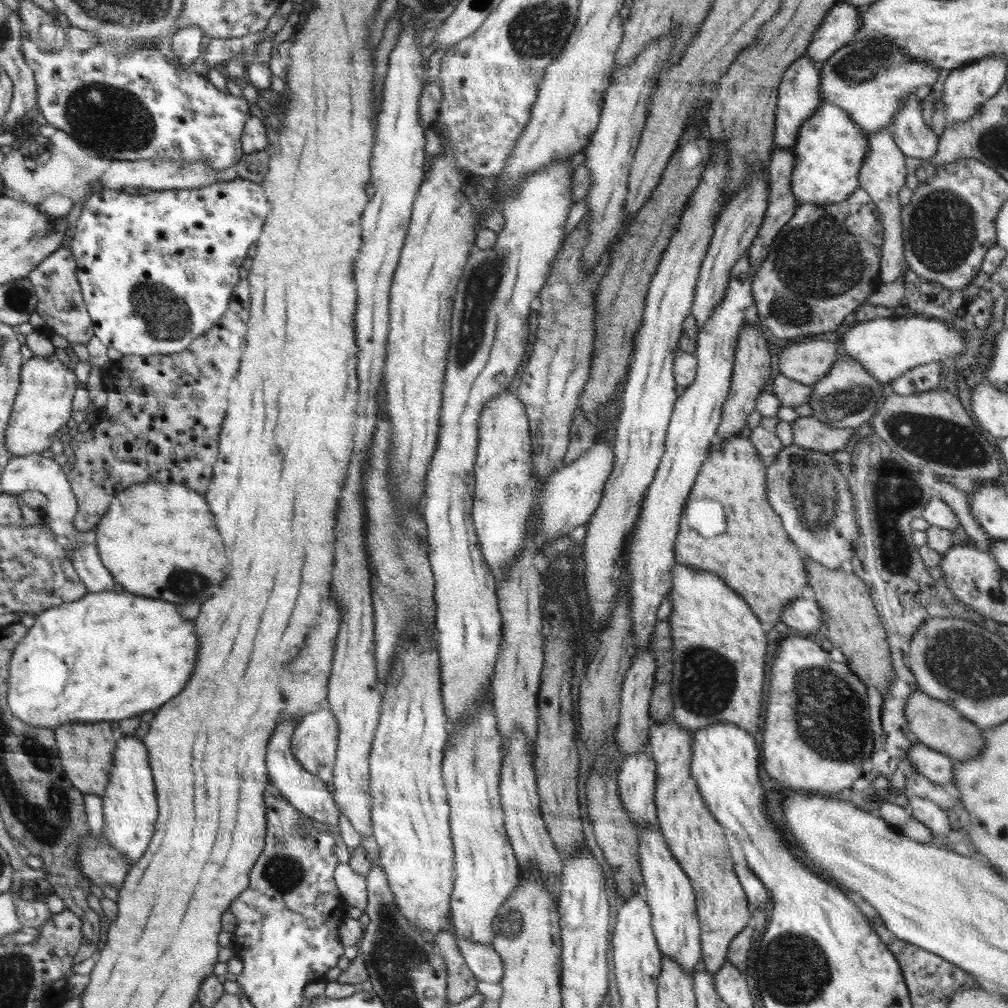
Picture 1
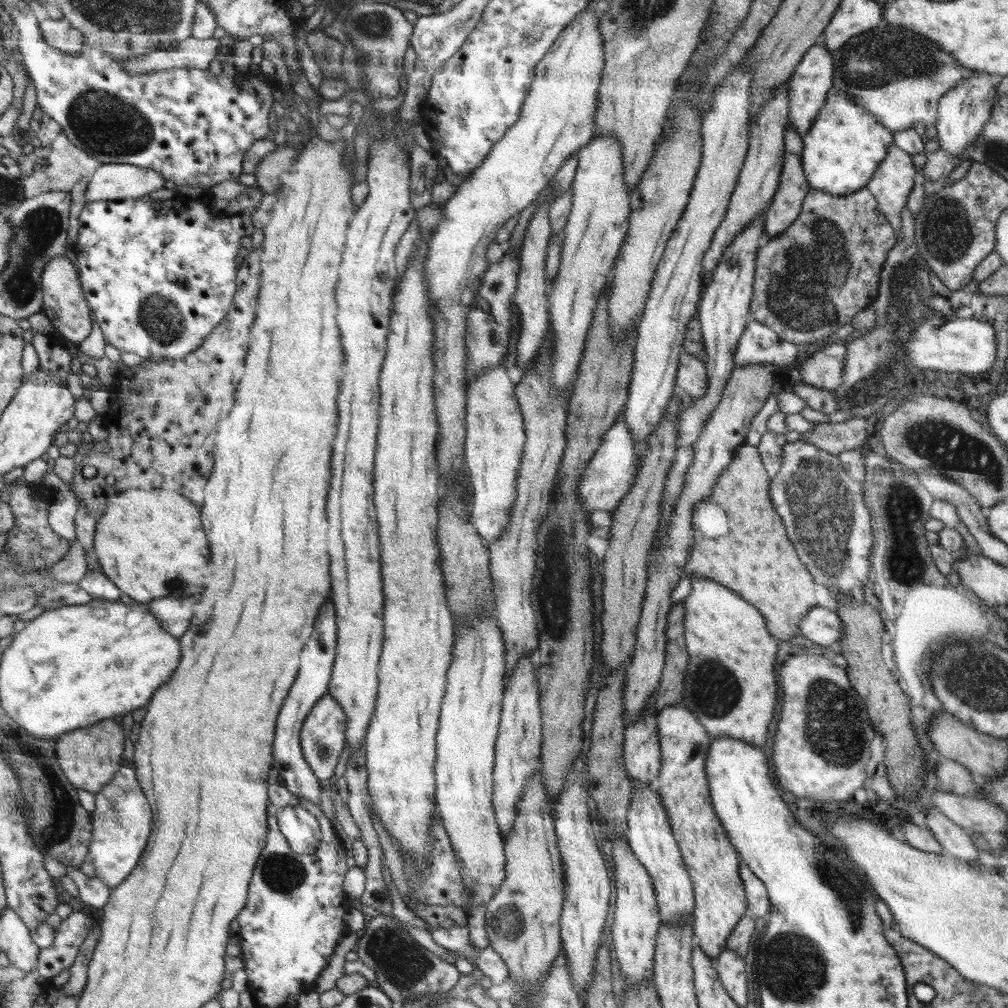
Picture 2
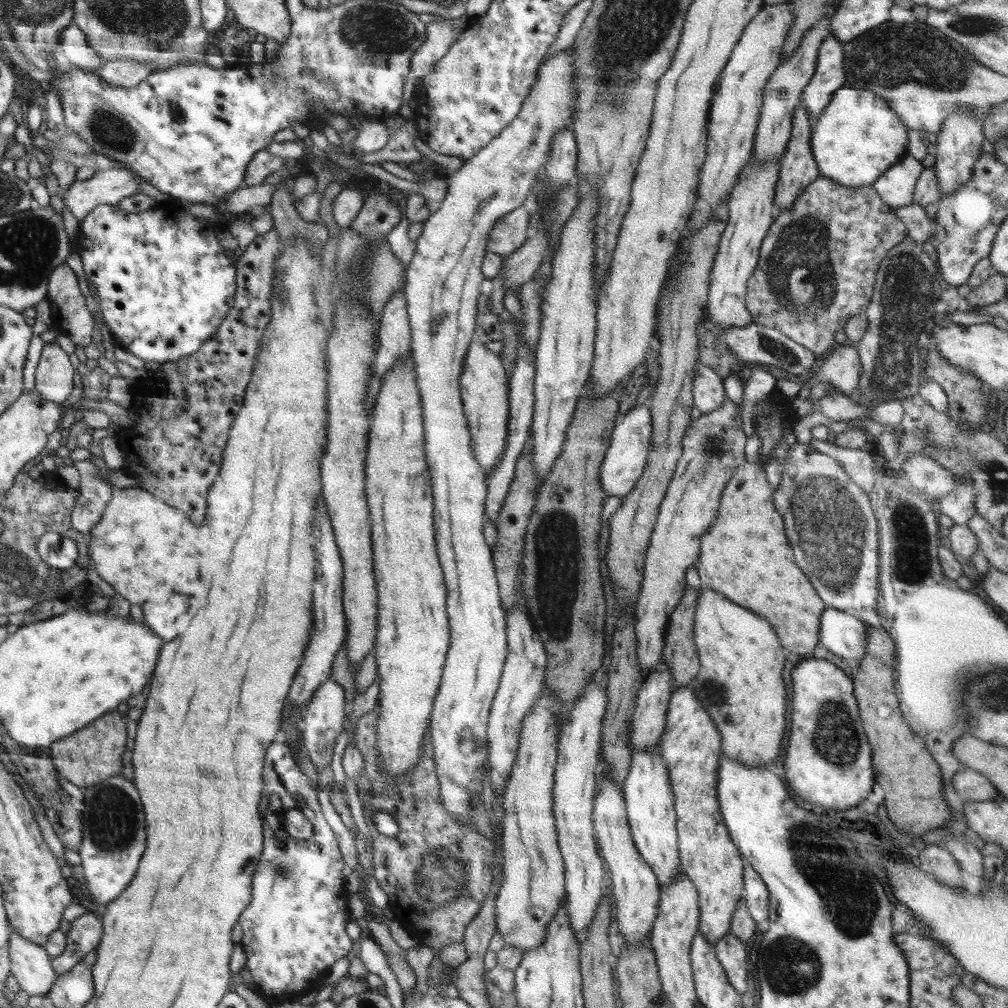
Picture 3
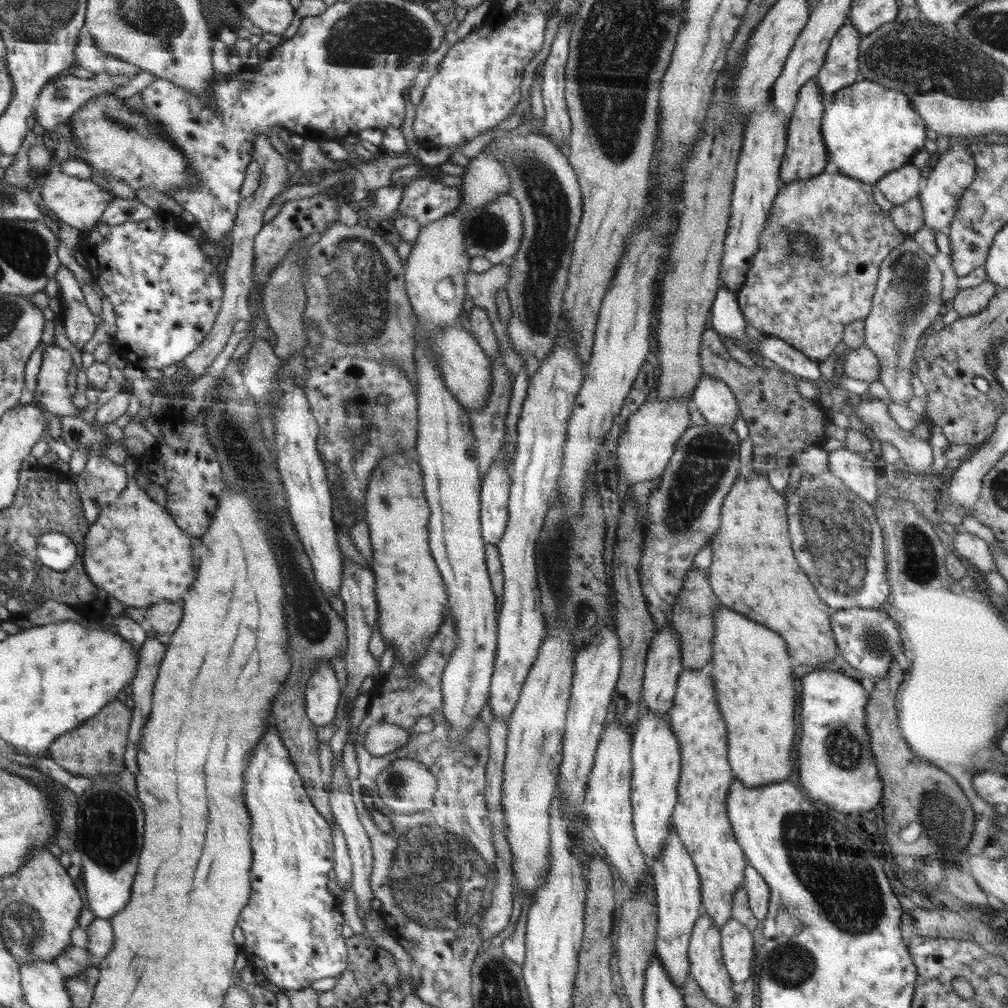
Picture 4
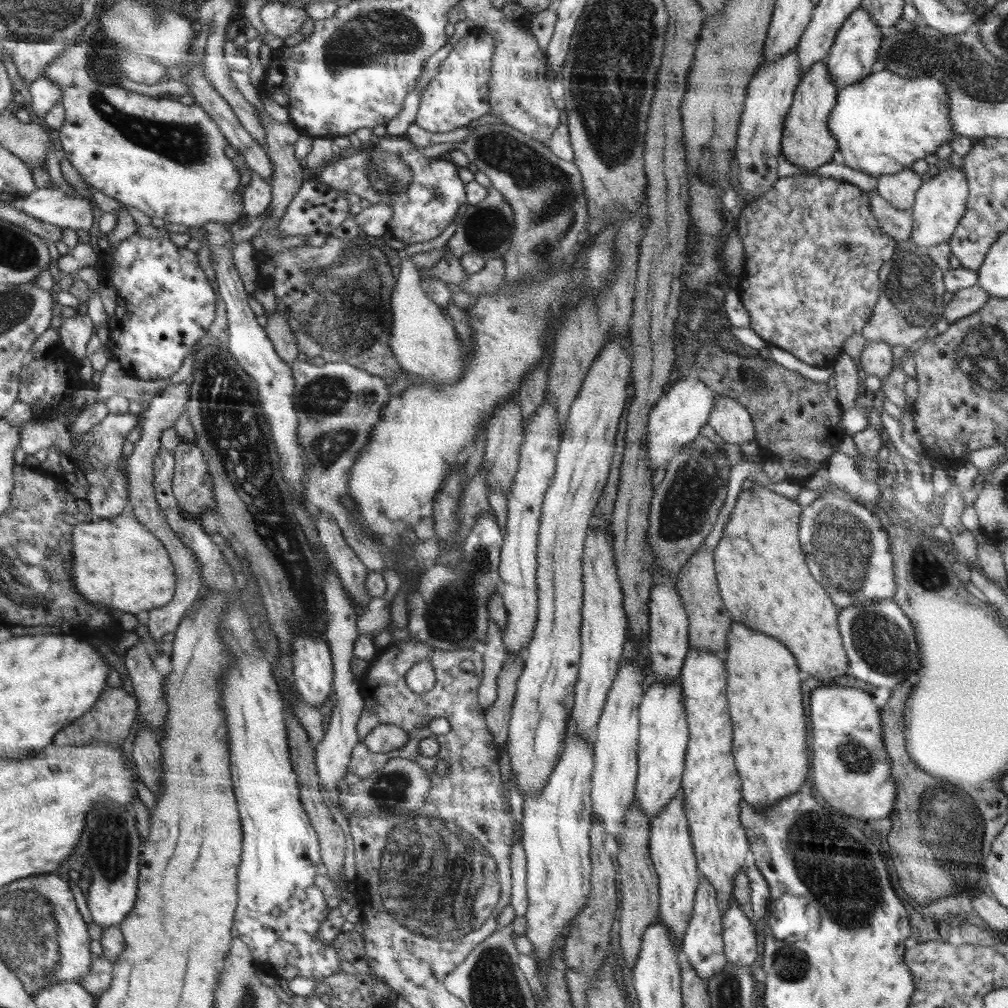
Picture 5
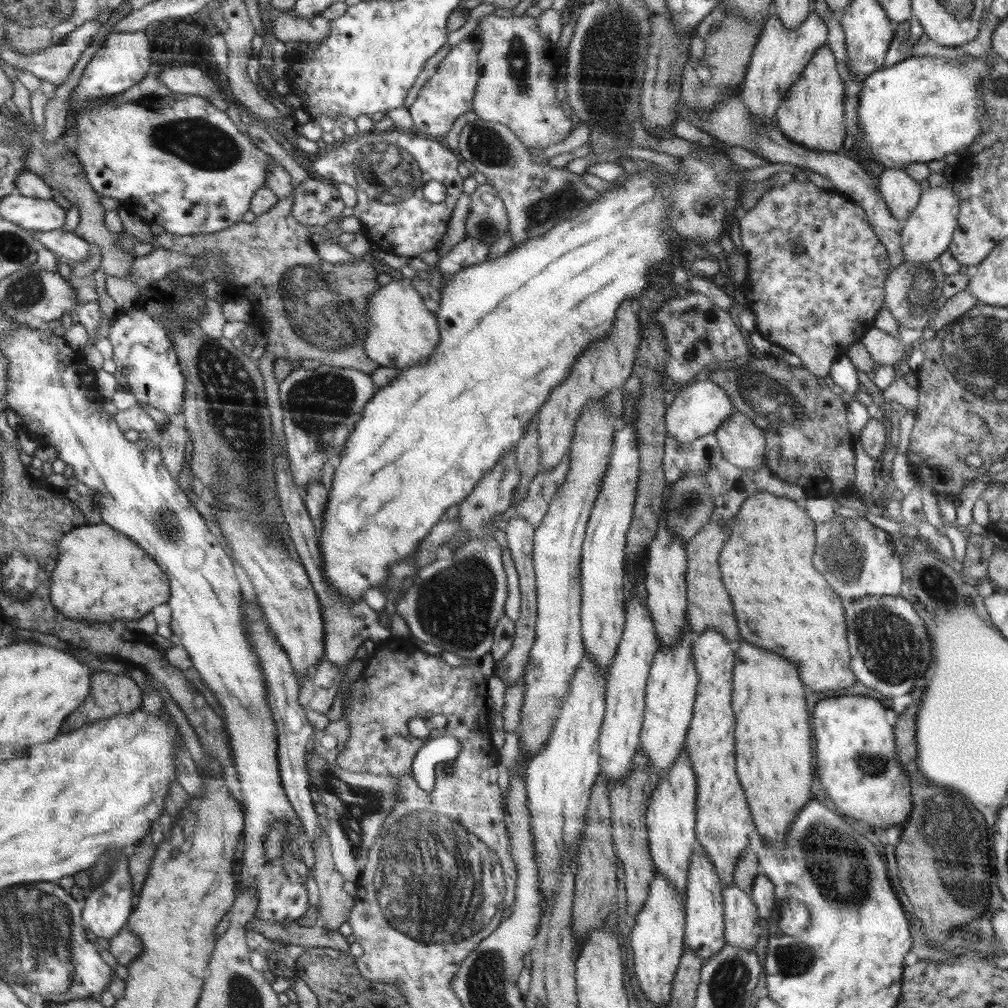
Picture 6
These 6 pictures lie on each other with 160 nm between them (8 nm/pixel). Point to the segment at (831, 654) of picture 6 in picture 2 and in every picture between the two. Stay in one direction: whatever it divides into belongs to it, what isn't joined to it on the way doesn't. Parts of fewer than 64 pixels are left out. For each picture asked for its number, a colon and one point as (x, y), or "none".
2: (755, 559)
3: (769, 583)
4: (753, 571)
5: (764, 584)

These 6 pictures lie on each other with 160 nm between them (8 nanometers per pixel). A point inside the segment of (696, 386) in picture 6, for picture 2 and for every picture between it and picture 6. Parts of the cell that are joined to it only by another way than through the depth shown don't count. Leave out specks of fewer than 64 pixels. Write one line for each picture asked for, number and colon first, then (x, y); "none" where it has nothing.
2: (608, 476)
3: (624, 461)
4: (645, 446)
5: (676, 418)

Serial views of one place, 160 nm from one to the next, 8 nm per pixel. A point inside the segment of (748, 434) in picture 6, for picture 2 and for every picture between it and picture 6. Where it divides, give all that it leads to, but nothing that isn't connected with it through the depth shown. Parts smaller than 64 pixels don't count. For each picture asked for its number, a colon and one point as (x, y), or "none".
2: (691, 377)
3: (708, 390)
4: (715, 401)
5: (731, 421)

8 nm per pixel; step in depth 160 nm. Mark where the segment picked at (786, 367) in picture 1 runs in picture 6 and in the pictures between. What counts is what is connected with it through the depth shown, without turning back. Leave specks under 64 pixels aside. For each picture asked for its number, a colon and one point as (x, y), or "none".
2: (824, 369)
3: (842, 369)
4: (861, 364)
5: (876, 358)
6: (885, 349)

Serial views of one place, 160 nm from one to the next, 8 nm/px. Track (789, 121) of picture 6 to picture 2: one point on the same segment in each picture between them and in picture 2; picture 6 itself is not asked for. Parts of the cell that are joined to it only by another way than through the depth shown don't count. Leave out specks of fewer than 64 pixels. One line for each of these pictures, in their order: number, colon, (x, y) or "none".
2: (786, 204)
3: (798, 169)
4: (805, 156)
5: (807, 142)

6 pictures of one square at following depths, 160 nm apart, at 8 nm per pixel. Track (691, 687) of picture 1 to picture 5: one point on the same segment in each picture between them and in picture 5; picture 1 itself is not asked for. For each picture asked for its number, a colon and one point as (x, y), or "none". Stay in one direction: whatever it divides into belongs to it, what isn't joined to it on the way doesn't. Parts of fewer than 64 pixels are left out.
2: (730, 687)
3: (739, 683)
4: (752, 677)
5: (763, 693)

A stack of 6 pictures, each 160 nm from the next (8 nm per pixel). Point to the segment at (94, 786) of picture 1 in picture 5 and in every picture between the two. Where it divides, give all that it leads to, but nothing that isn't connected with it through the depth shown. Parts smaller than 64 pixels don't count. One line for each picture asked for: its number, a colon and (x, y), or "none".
2: (89, 756)
3: (89, 756)
4: (97, 746)
5: (115, 714)

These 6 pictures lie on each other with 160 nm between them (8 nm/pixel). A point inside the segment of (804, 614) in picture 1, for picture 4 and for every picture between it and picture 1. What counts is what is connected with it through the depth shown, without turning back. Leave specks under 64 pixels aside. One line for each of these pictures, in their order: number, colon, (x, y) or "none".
2: (822, 626)
3: (842, 634)
4: (868, 639)

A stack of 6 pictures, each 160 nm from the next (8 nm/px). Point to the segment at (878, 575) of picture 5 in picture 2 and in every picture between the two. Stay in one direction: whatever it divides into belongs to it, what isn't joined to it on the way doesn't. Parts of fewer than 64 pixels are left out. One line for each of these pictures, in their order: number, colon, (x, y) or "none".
2: (820, 504)
3: (829, 520)
4: (838, 543)

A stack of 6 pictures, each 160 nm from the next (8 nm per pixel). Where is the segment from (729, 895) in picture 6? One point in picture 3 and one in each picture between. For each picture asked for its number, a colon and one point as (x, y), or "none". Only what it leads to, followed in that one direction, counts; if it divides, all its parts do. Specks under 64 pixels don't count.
3: (731, 952)
4: (737, 945)
5: (739, 933)

